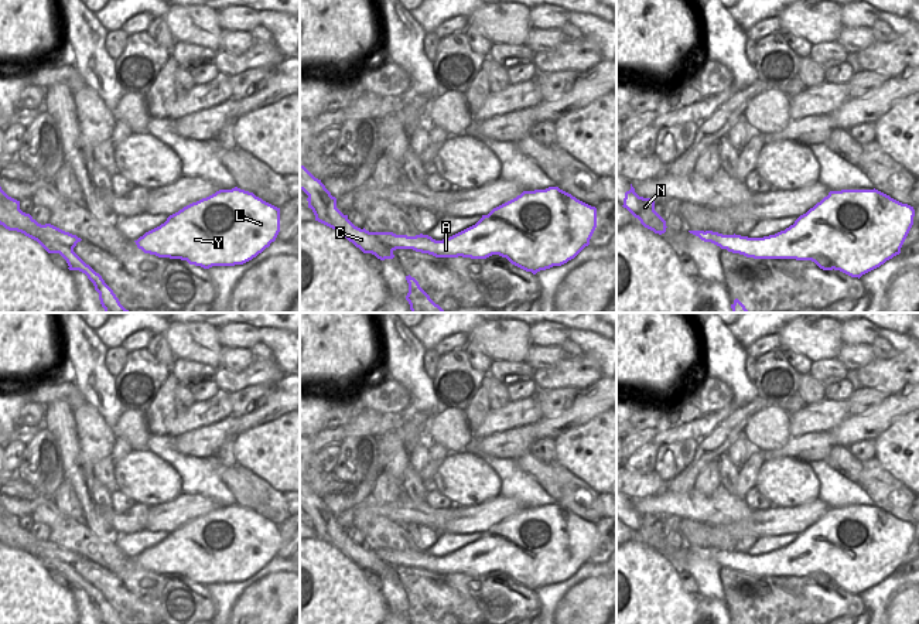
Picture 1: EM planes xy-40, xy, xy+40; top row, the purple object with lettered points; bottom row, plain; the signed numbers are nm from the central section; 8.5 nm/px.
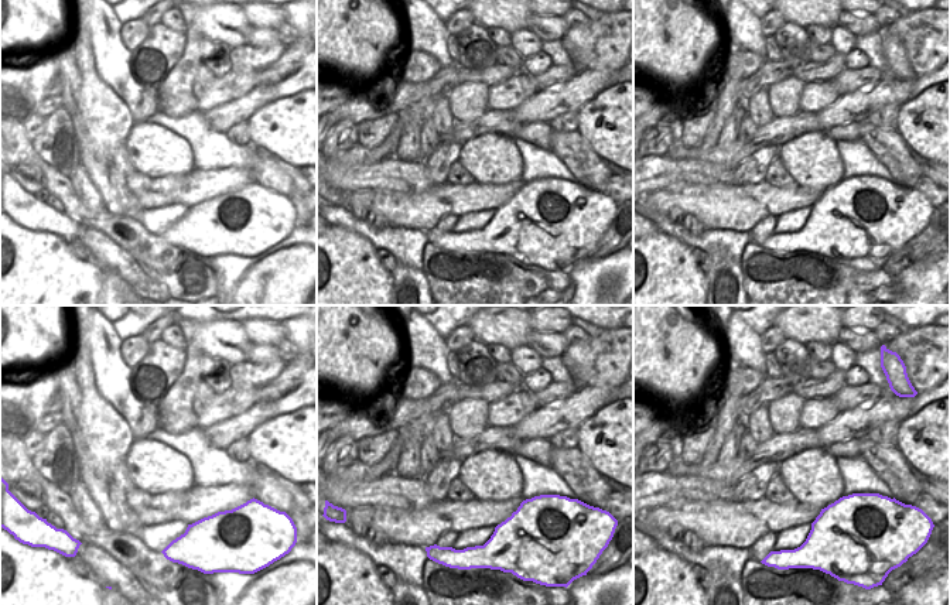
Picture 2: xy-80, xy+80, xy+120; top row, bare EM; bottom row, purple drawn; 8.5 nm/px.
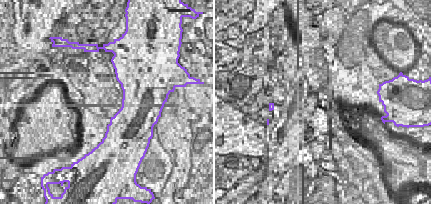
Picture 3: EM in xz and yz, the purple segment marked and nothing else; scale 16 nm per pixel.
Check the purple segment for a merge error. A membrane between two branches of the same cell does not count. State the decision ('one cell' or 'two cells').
two cells

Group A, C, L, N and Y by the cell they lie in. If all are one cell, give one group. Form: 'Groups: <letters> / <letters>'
Groups: A L Y / C N.

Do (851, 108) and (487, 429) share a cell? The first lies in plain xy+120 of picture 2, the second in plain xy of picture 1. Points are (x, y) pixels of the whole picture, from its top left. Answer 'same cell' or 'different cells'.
different cells

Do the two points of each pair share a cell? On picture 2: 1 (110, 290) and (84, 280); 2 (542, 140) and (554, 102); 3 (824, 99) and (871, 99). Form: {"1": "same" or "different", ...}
{"1": "different", "2": "different", "3": "different"}

